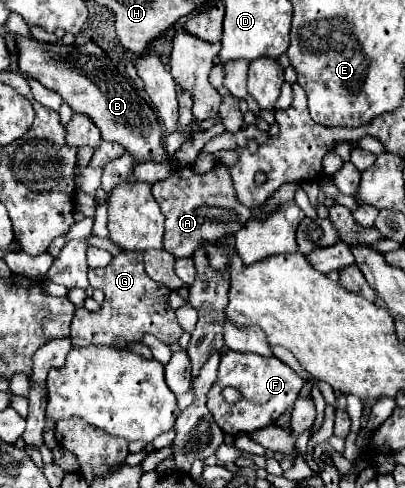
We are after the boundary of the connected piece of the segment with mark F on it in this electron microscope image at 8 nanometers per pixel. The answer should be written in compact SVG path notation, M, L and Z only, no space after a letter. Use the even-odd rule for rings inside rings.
M225 351L221 357L217 381L207 393L207 407L217 421L217 425L225 431L235 435L237 431L253 433L259 429L269 427L275 417L279 417L284 411L292 407L303 387L303 379L283 361L277 357L261 357L253 353L237 353L237 351ZM223 387L237 387L243 395L243 399L235 405L227 405L221 397Z

